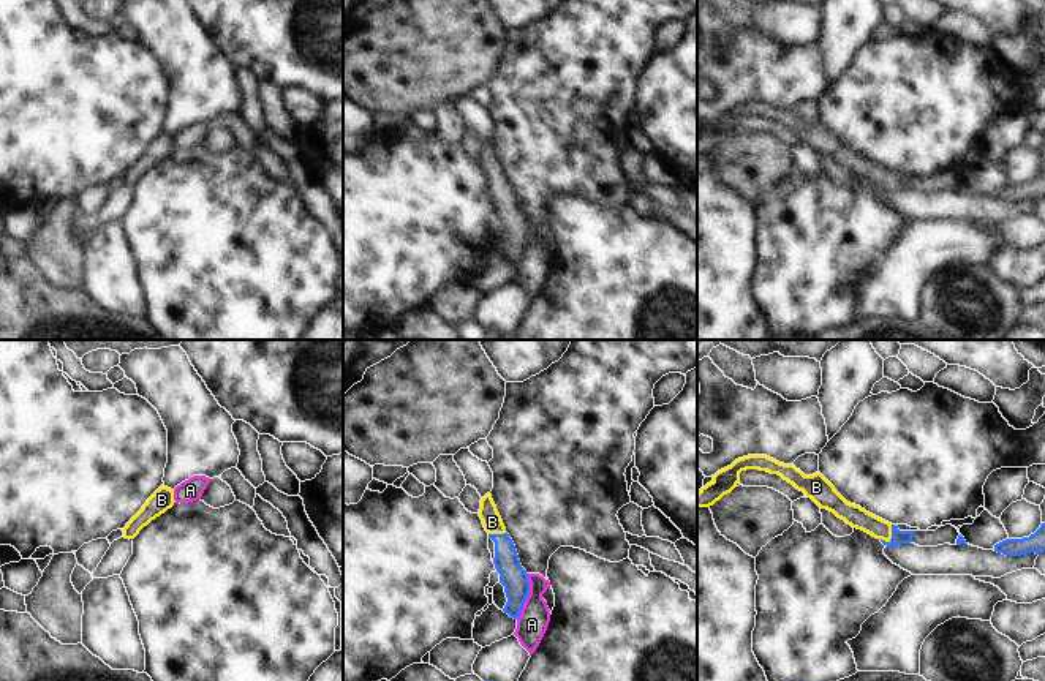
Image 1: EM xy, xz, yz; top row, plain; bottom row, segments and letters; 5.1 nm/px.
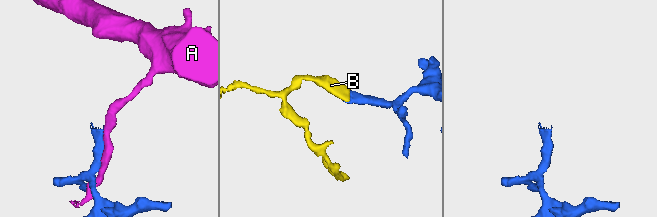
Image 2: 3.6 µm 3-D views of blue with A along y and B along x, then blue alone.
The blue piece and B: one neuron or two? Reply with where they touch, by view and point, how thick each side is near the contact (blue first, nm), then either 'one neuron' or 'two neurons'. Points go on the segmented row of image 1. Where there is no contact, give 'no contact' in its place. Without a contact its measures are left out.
yz (892, 534) | 70/110 nm | one neuron

